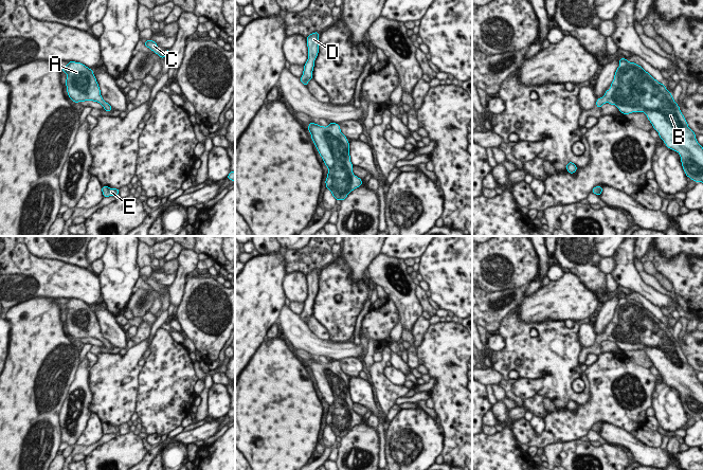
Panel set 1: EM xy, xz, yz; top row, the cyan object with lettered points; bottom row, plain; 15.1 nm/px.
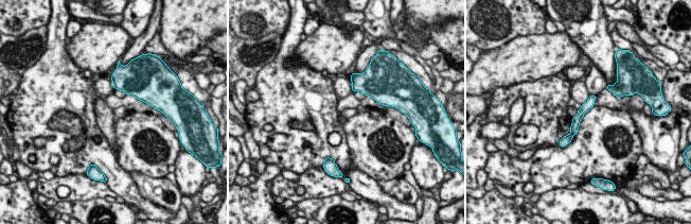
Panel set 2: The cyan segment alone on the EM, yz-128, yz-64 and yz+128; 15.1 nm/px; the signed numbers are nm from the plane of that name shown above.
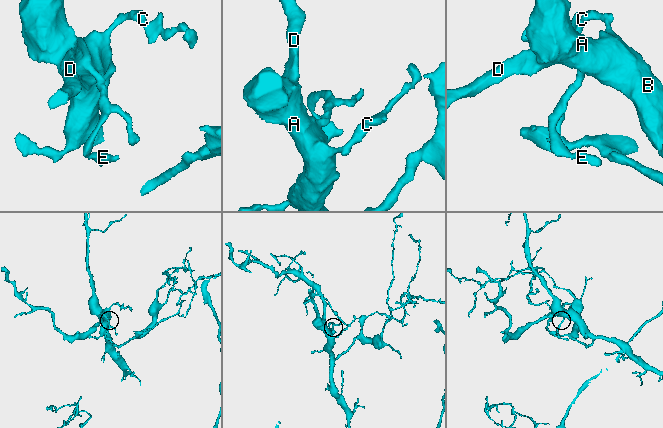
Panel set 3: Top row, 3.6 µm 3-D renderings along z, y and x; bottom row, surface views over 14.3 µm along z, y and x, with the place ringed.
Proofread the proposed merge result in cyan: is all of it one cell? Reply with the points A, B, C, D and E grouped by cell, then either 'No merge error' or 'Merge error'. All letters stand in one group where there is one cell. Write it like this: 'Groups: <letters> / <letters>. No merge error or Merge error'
Groups: A B C D E. No merge error.

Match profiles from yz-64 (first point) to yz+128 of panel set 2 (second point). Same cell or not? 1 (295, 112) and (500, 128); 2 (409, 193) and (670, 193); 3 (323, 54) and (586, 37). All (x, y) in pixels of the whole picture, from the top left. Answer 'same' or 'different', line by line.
1: different
2: same
3: different

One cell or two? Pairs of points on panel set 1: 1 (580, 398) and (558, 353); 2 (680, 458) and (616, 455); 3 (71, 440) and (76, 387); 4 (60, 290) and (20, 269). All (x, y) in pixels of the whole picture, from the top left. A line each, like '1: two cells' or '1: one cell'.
1: one cell
2: two cells
3: one cell
4: one cell

